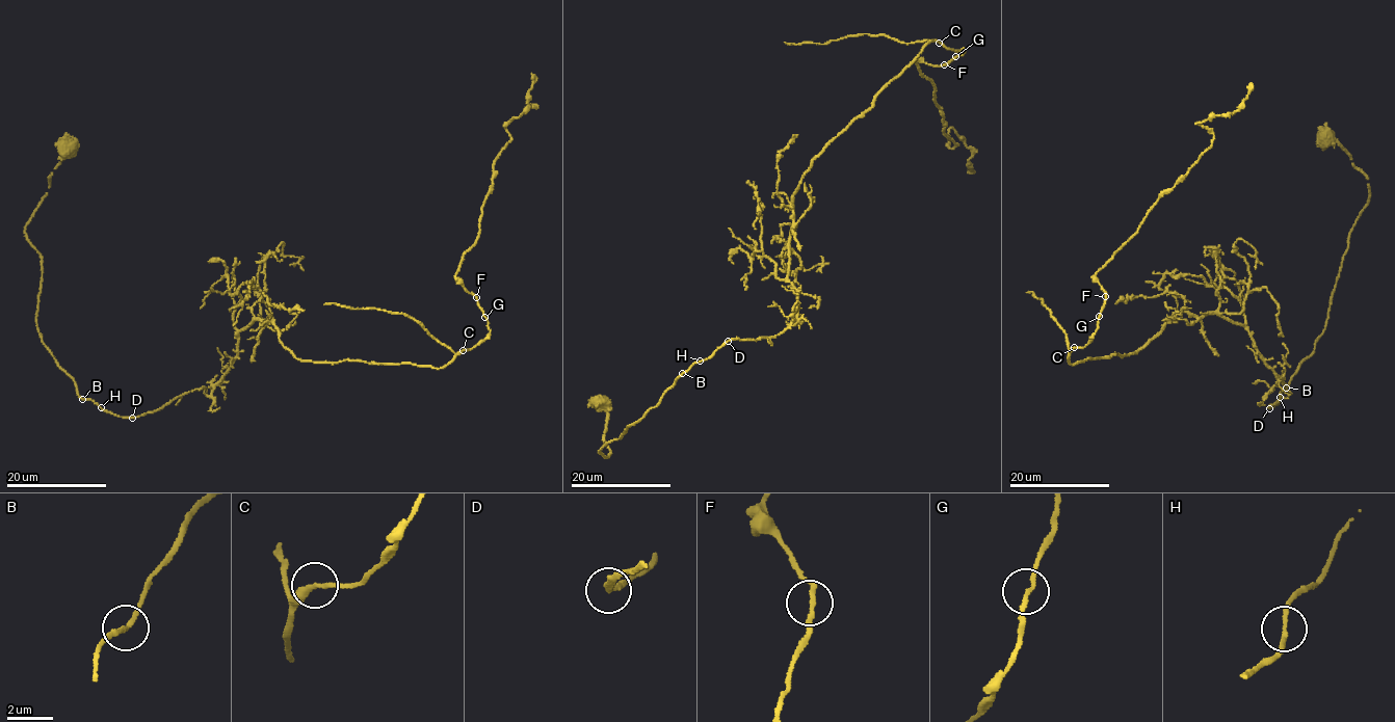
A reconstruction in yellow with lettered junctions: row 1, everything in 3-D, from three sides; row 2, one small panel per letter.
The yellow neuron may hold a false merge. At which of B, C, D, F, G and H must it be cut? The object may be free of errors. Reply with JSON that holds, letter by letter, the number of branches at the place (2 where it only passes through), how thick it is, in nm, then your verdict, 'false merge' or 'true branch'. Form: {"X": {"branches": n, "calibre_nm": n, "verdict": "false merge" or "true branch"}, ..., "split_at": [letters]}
{"B": {"branches": 2, "calibre_nm": 170, "verdict": "true branch"}, "C": {"branches": 2, "calibre_nm": 220, "verdict": "true branch"}, "D": {"branches": 2, "calibre_nm": 140, "verdict": "true branch"}, "F": {"branches": 2, "calibre_nm": 190, "verdict": "true branch"}, "G": {"branches": 2, "calibre_nm": 170, "verdict": "true branch"}, "H": {"branches": 2, "calibre_nm": 180, "verdict": "true branch"}, "split_at": []}

